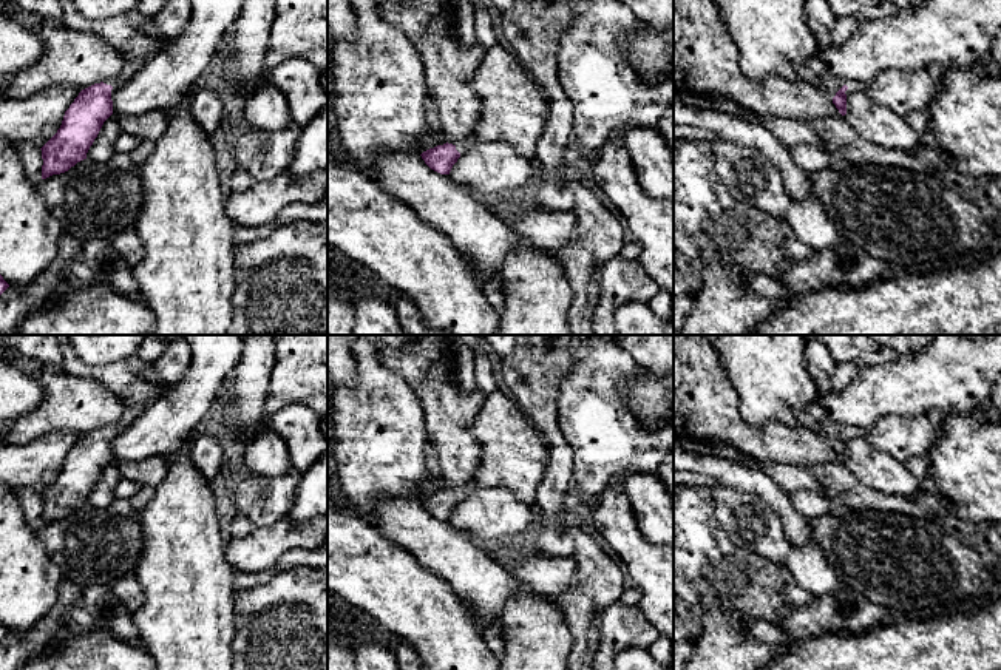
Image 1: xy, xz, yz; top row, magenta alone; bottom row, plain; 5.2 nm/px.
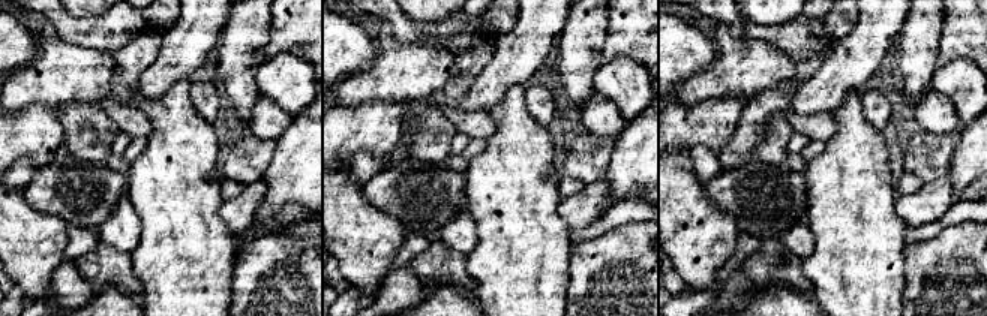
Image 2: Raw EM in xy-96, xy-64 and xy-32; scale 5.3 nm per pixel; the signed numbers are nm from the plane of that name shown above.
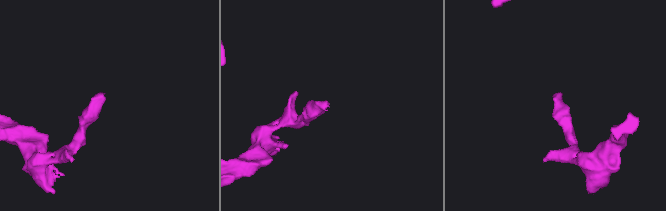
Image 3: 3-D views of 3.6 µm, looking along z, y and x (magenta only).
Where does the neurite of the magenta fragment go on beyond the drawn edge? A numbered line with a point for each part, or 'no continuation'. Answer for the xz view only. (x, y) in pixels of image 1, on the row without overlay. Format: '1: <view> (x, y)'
1: xz (462, 493)

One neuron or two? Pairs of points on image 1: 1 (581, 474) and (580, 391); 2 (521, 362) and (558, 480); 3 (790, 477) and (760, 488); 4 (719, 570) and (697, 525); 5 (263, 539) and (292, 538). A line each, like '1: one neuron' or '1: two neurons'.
1: one neuron
2: one neuron
3: two neurons
4: one neuron
5: one neuron

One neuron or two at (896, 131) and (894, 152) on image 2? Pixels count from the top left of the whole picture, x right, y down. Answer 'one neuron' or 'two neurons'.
one neuron

